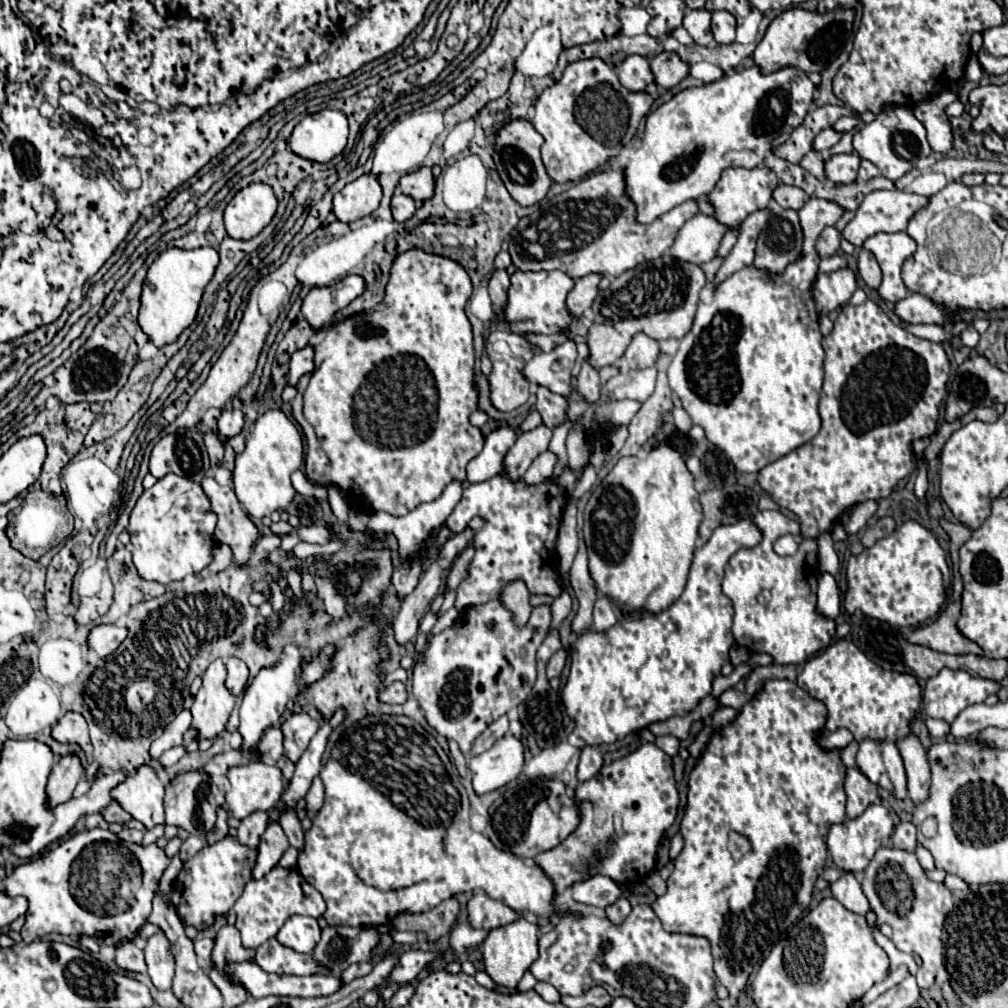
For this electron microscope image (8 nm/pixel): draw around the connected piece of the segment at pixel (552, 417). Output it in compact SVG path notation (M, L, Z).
M545 387L537 391L537 411L543 417L543 425L549 429L559 427L567 417L567 399L563 395L555 395Z

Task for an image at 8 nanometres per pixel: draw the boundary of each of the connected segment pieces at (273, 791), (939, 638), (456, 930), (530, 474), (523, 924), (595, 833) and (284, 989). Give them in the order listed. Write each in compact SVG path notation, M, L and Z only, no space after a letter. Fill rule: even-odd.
M245 763L229 769L231 791L227 793L227 811L243 819L253 811L269 811L283 795L283 773L275 765Z
M949 603L945 611L935 619L935 623L909 631L907 641L951 655L969 655L969 653L981 655L983 651L979 649L979 645L975 645L973 641L969 641L959 633L957 619L959 619L959 603Z
M469 921L465 923L457 923L451 931L451 939L449 939L449 945L453 951L457 953L467 953L469 949L473 947L479 947L485 939L485 931L481 929L473 929Z
M545 451L545 453L537 455L535 461L531 463L531 467L527 469L523 481L529 483L529 485L535 485L535 483L543 483L543 481L551 479L555 463L557 463L557 457L551 451Z
M525 917L515 921L515 923L509 923L505 927L497 927L497 929L491 929L485 943L483 943L483 963L485 963L485 971L487 975L497 983L497 985L503 985L503 987L509 987L509 989L515 989L517 983L521 981L523 973L531 967L531 963L539 957L539 951L537 951L537 941L539 941L539 929L537 925L529 923Z
M643 743L637 751L613 761L611 765L603 765L593 779L581 783L575 789L575 797L579 807L583 807L581 825L561 845L543 851L535 857L535 863L549 875L555 887L555 897L561 895L567 887L573 887L583 879L591 879L591 875L607 875L617 885L625 885L625 887L645 879L651 873L651 863L655 863L659 841L677 815L679 793L671 769L671 757L665 755L655 743ZM595 807L601 807L607 813L607 819L601 825L595 825Z
M255 963L229 965L225 971L233 983L241 983L253 997L327 997L343 987L341 977L335 975L271 975Z

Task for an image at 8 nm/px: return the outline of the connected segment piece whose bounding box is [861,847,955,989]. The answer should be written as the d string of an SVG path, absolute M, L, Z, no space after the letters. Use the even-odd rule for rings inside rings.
M881 847L877 849L875 857L867 865L863 875L863 893L871 903L873 913L877 915L877 925L891 925L893 937L891 941L899 951L917 953L923 961L921 969L917 971L917 985L921 989L929 989L935 983L935 975L939 969L939 957L943 965L943 941L941 929L945 917L951 913L953 891L945 883L931 881L923 867L917 861L915 851L903 851L897 847Z

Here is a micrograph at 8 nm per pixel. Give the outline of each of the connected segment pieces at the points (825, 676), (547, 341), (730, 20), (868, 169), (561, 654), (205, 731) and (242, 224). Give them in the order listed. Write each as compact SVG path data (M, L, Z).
M835 639L827 649L811 657L803 667L803 675L797 677L797 685L811 697L825 703L829 711L825 733L847 727L857 741L863 741L867 737L875 741L897 741L899 737L907 735L909 721L919 711L921 701L921 687L917 683L917 677L899 675L877 667L863 655L861 649L857 649L847 639Z
M525 333L523 335L529 343L533 343L535 347L539 347L541 351L553 351L553 347L561 345L567 341L567 335L565 333L555 333L555 335L535 335L535 333Z
M715 11L711 17L711 29L717 43L725 45L735 41L735 17L729 11Z
M861 159L861 167L859 167L859 179L863 179L863 181L869 181L869 179L873 179L873 177L877 177L881 171L871 163L871 161L867 161L867 159Z
M559 649L547 663L547 677L553 679L553 677L561 677L563 669L565 669L565 663L567 663L567 657L571 655L569 649Z
M221 659L213 661L203 673L203 687L195 695L191 707L191 729L197 731L197 739L221 737L227 727L227 719L235 707L235 697L227 691L225 677L227 671Z
M265 183L243 187L225 209L225 229L233 239L251 239L269 225L277 209L277 199Z

